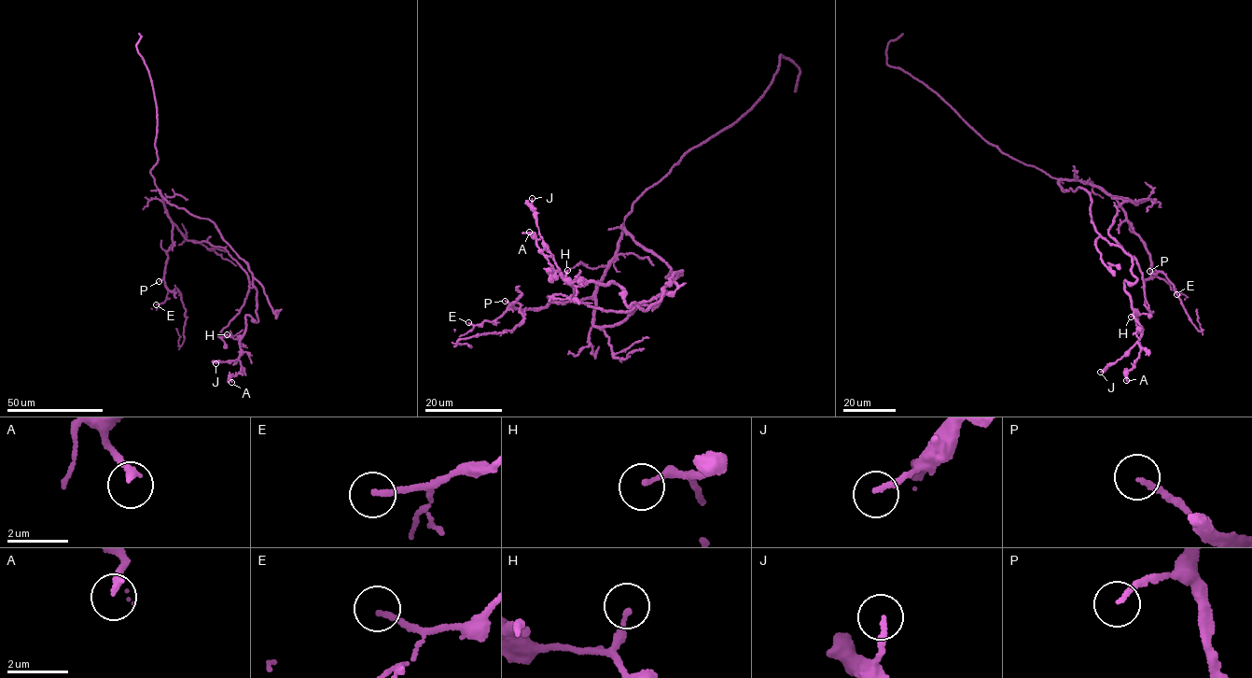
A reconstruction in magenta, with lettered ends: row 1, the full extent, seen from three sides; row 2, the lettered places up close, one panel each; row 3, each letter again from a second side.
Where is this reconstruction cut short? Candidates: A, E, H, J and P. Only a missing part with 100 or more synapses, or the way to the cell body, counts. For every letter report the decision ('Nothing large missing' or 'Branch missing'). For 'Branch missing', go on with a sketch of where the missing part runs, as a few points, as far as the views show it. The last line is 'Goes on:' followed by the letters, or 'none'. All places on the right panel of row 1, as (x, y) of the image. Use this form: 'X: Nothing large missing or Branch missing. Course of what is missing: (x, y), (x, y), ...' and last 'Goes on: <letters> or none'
A: Nothing large missing
E: Nothing large missing
H: Nothing large missing
J: Nothing large missing
P: Nothing large missing
Goes on: none

